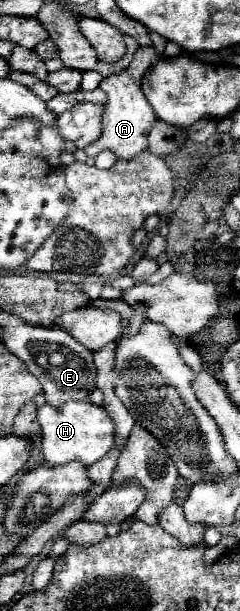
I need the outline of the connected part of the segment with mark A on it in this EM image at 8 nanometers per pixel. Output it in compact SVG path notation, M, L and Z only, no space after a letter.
M143 46L135 52L131 64L127 70L121 70L113 76L107 76L101 80L99 88L107 94L107 102L105 112L103 112L103 134L97 142L93 142L91 146L85 148L87 156L97 156L101 150L109 148L115 152L117 158L133 158L135 154L143 152L147 148L147 128L157 120L153 108L149 106L149 102L145 100L143 92L141 92L141 76L147 72L147 68L157 60L157 52L153 46Z

